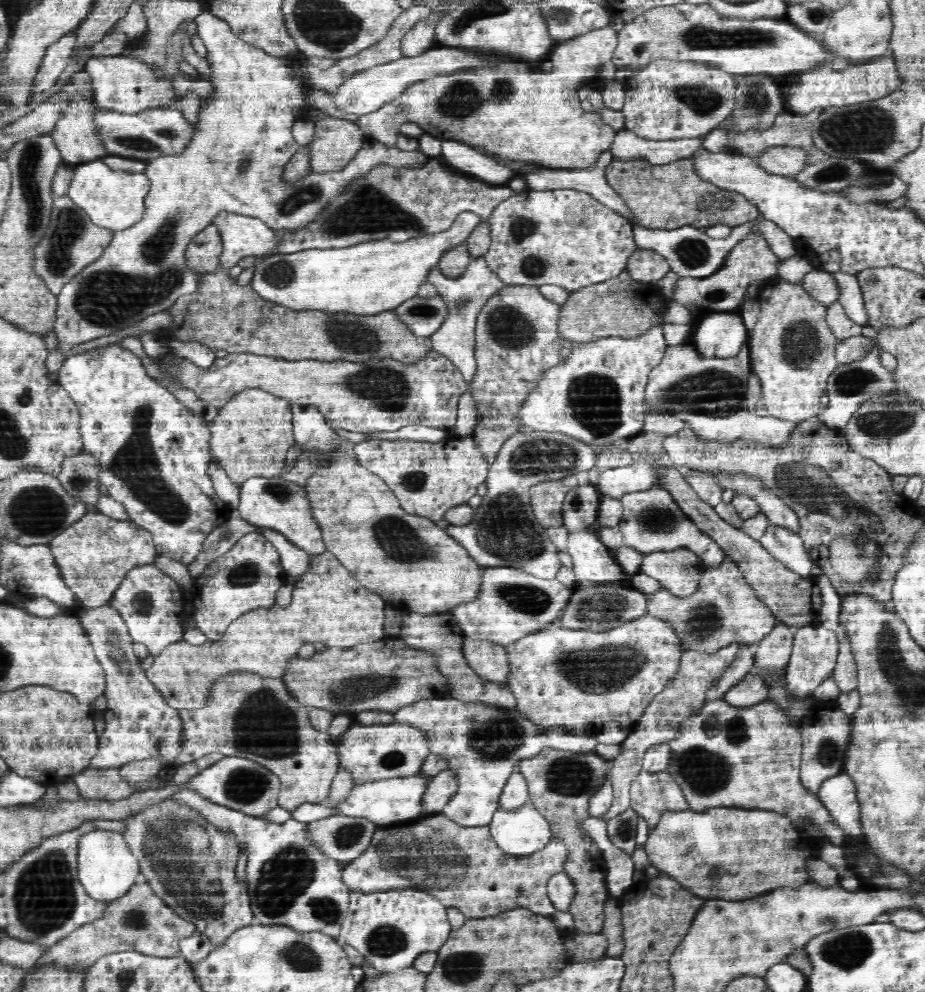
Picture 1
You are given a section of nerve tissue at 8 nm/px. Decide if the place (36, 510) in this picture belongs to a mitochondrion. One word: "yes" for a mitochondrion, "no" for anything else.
yes

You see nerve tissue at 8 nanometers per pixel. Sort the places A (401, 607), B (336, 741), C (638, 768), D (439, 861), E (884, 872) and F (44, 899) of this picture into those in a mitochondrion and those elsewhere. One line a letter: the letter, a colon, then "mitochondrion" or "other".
A: other
B: other
C: other
D: mitochondrion
E: mitochondrion
F: mitochondrion

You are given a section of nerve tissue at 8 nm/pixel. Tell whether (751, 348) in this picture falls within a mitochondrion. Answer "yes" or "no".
no

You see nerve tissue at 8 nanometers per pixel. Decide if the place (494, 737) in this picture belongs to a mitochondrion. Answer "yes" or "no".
yes

